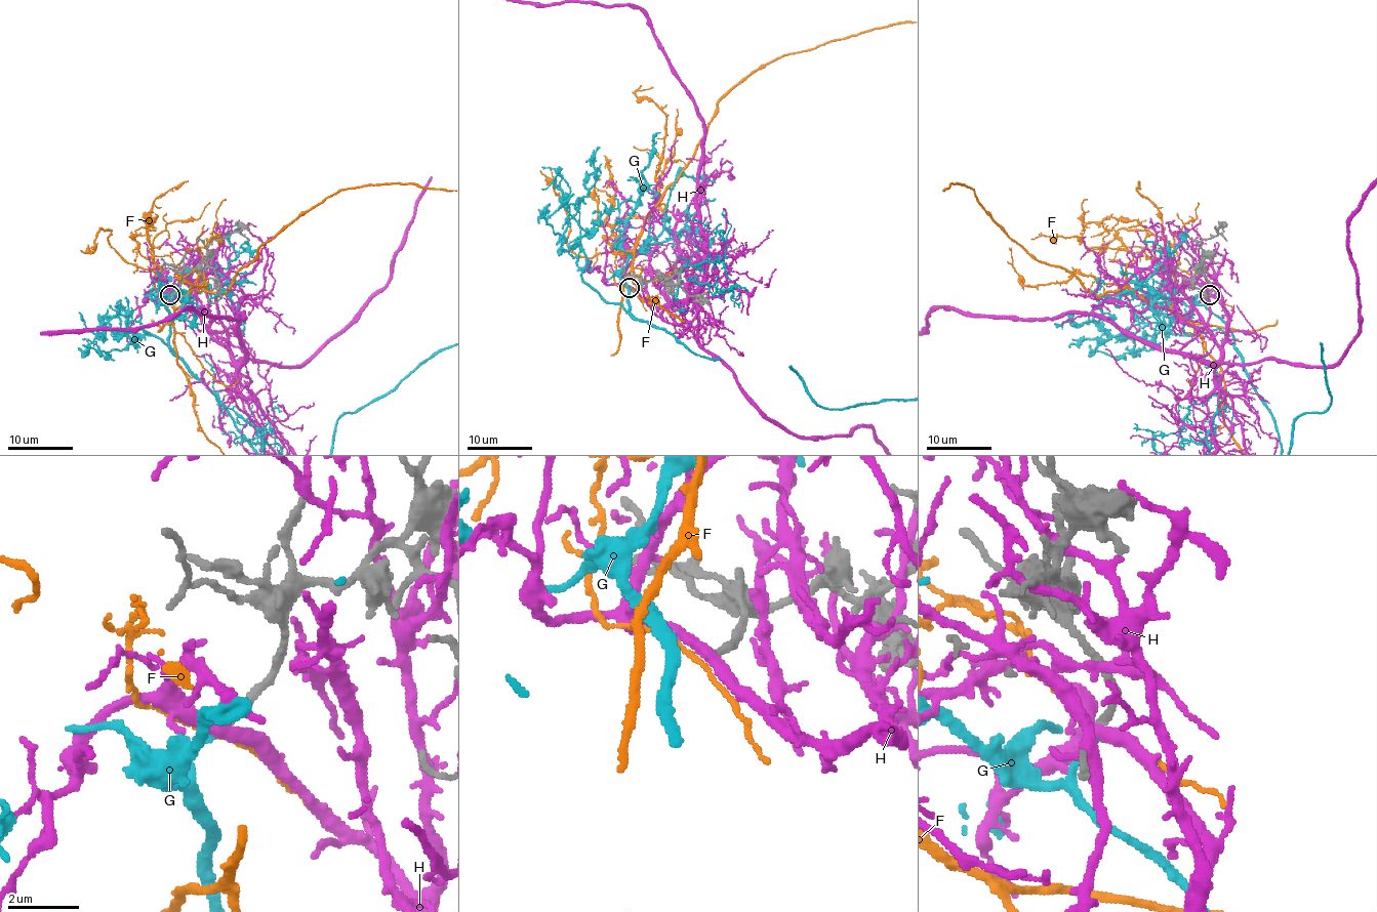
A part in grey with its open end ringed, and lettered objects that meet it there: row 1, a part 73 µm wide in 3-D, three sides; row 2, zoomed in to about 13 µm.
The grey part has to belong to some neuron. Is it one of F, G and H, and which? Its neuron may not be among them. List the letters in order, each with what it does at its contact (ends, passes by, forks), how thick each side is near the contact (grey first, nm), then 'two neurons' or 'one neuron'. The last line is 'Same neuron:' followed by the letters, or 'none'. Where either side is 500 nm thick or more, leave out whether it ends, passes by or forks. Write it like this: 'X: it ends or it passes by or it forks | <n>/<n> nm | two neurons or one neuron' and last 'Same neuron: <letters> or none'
F: it passes by | 190/120 nm | two neurons
G: it ends | 190/220 nm | one neuron
H: it passes by | 220/320 nm | two neurons
Same neuron: G

